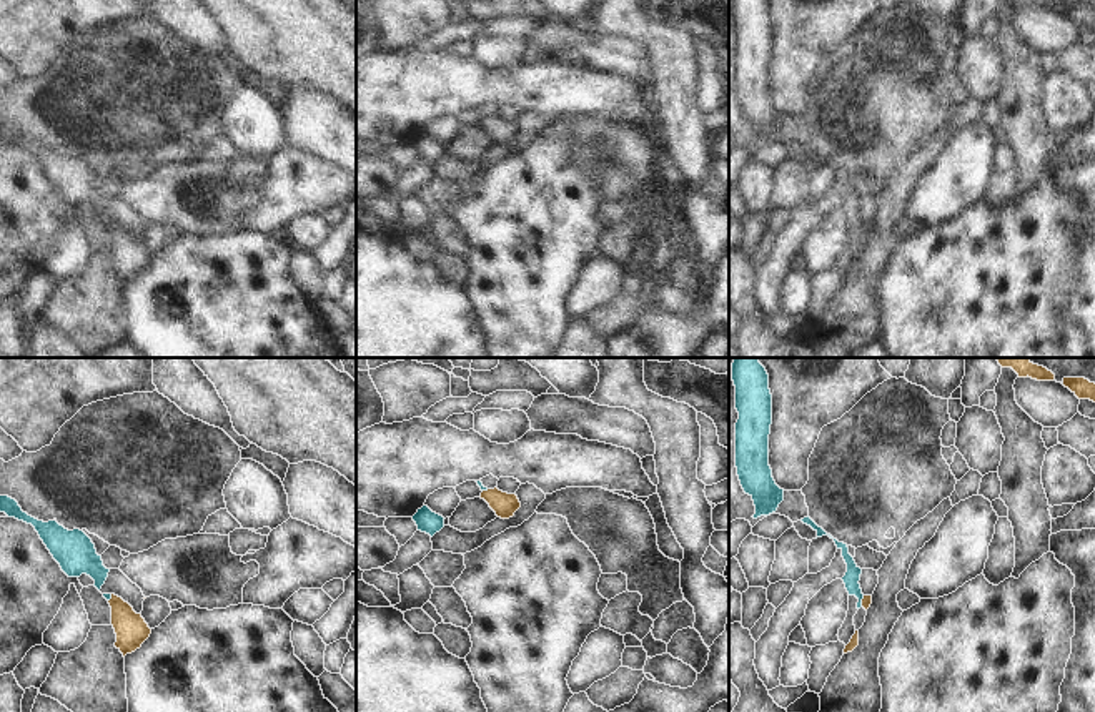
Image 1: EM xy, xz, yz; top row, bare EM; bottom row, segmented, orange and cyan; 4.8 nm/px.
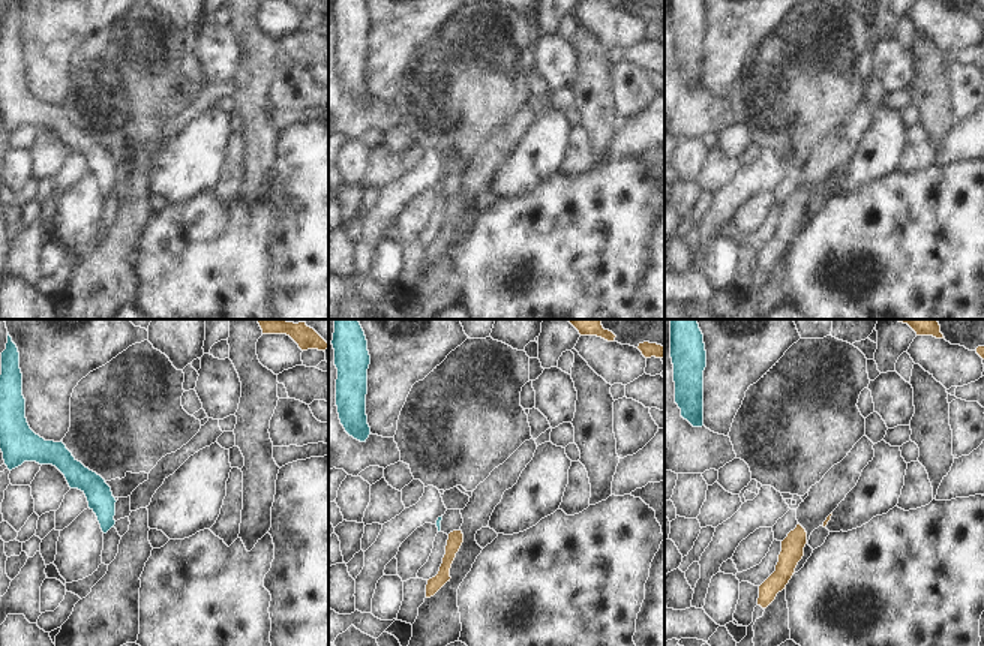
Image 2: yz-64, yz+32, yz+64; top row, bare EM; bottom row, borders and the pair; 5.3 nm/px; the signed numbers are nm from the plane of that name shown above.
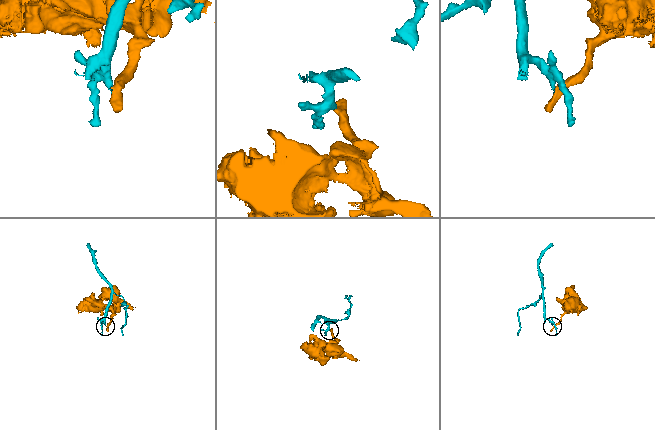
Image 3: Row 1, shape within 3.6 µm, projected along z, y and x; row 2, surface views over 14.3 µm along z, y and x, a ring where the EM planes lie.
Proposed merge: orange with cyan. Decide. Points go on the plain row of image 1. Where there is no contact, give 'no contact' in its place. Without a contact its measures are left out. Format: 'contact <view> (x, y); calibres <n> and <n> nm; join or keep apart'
contact yz (862, 228); calibres 50 and 80 nm; keep apart

